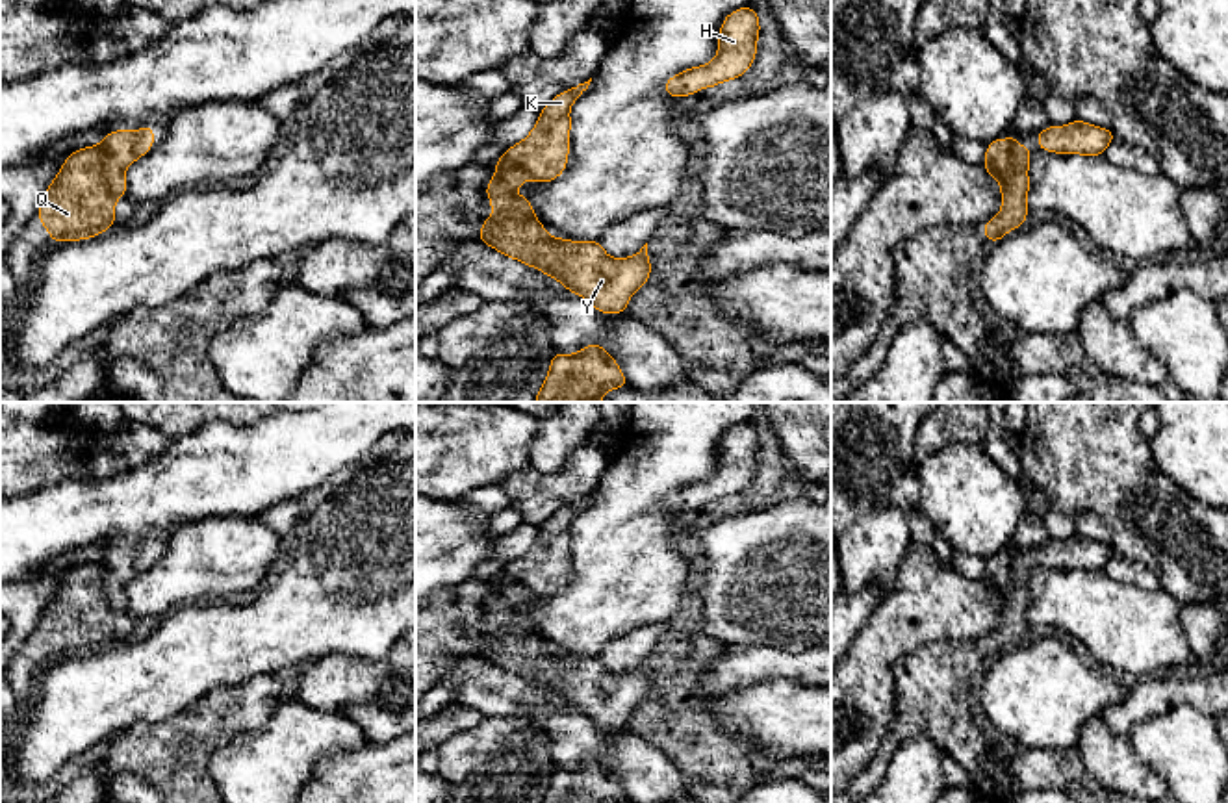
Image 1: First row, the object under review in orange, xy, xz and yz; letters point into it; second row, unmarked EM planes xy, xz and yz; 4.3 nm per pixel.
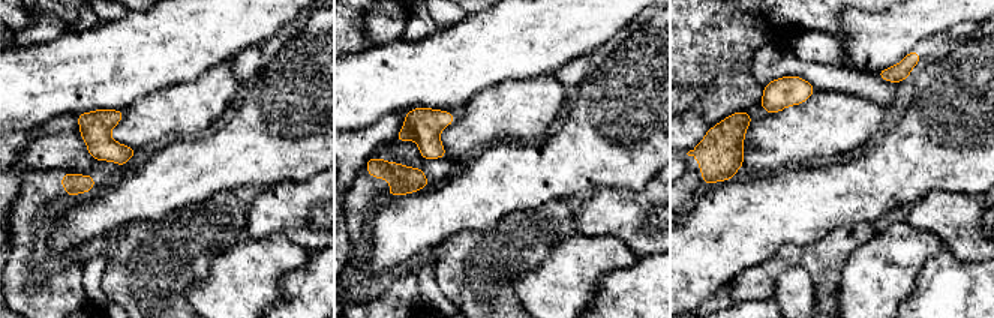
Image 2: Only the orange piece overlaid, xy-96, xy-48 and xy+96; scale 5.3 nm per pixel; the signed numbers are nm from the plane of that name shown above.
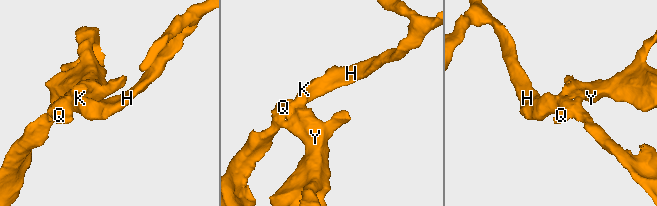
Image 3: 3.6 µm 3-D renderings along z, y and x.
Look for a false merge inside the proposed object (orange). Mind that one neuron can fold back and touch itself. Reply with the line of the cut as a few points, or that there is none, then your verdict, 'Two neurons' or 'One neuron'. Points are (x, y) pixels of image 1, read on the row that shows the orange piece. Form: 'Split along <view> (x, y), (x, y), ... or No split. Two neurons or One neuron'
Split along xy (99, 145), (104, 156), (104, 180), (117, 197). Two neurons

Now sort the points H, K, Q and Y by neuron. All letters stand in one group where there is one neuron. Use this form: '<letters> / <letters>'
H K / Q Y

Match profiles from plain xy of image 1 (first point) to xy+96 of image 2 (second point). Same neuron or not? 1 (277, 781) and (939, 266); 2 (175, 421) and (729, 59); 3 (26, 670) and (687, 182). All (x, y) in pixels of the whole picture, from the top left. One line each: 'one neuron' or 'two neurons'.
1: two neurons
2: one neuron
3: one neuron

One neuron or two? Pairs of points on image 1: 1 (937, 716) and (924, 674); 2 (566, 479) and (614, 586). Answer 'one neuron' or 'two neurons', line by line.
1: one neuron
2: two neurons

